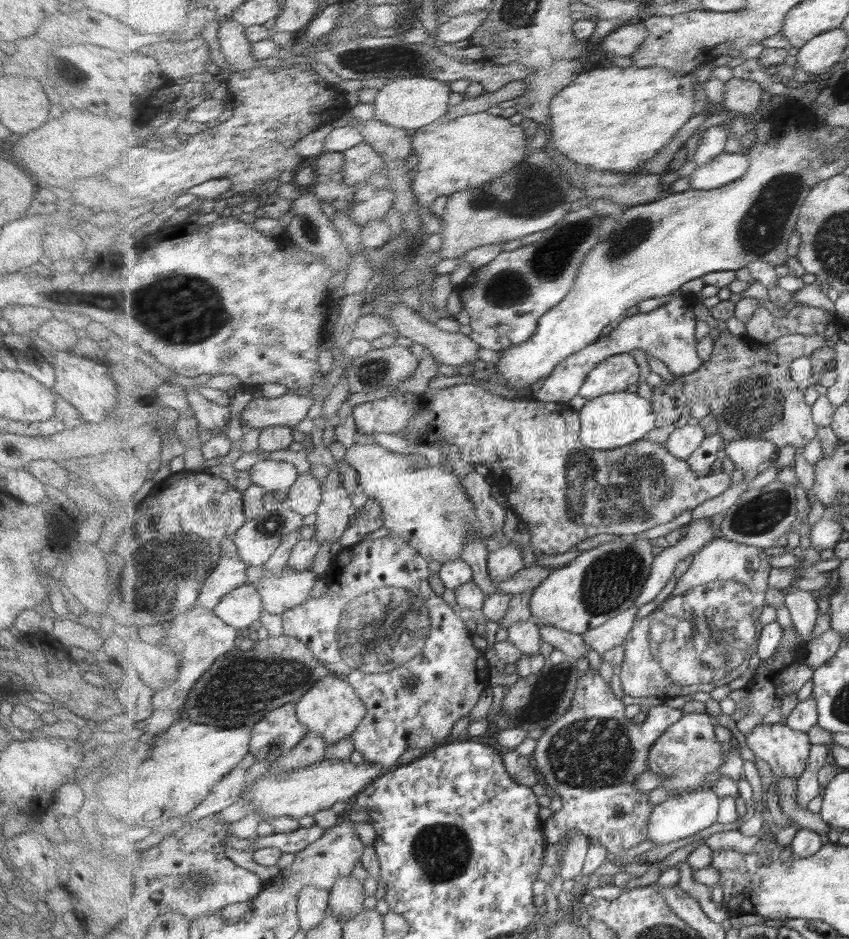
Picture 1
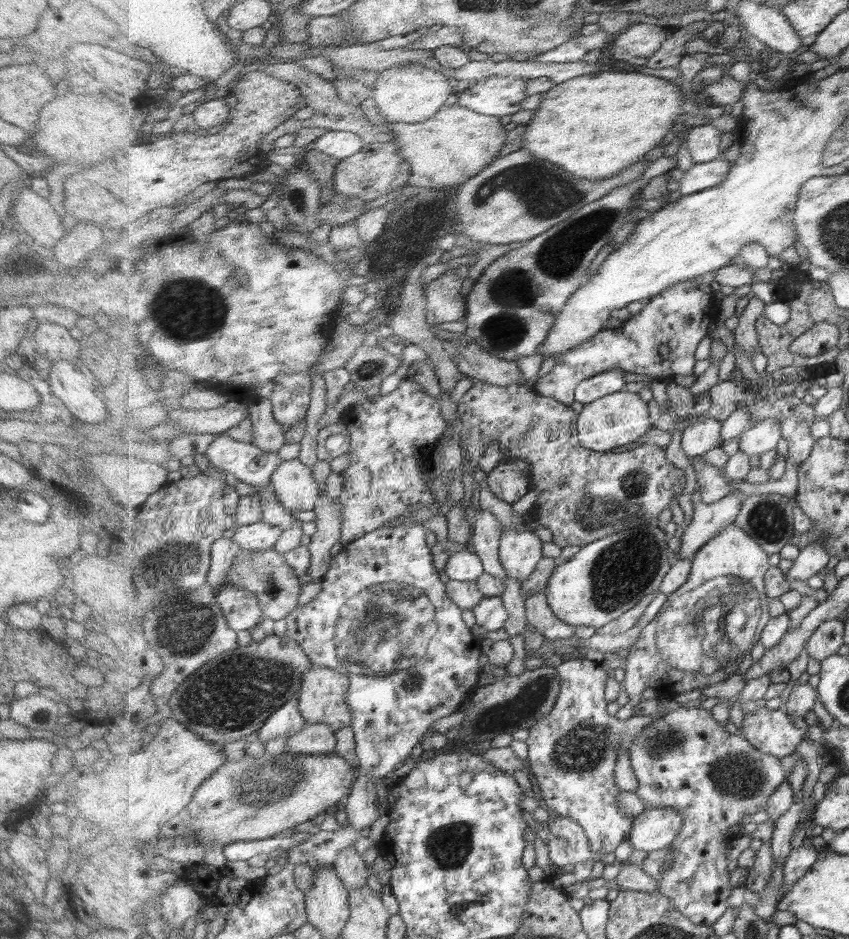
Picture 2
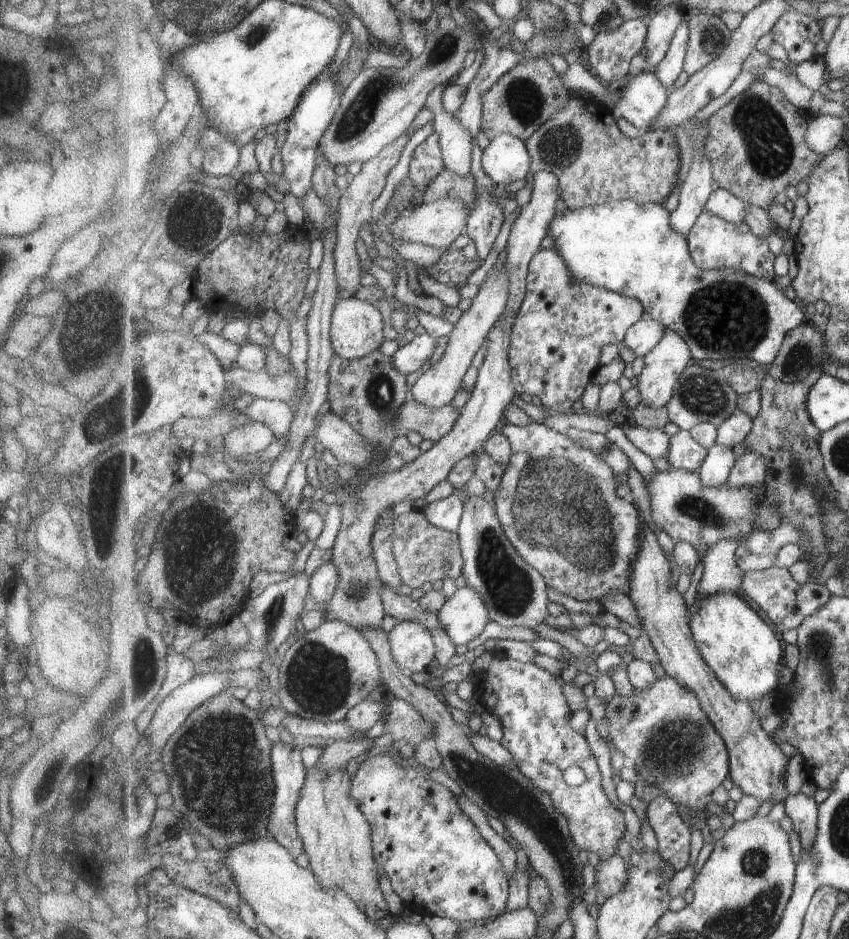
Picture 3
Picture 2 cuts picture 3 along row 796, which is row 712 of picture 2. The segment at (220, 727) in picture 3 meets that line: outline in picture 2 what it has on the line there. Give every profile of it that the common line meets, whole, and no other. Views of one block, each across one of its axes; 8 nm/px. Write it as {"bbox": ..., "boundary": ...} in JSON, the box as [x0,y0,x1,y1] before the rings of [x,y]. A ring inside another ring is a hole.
{"bbox":[163,634,314,746],"boundary":[[[270,634],[261,641],[254,641],[248,646],[224,652],[199,667],[177,688],[163,707],[172,719],[185,724],[186,728],[197,732],[205,740],[213,741],[217,746],[245,740],[246,736],[259,732],[277,710],[298,697],[304,674],[312,670],[314,665],[298,640],[284,635]]]}

